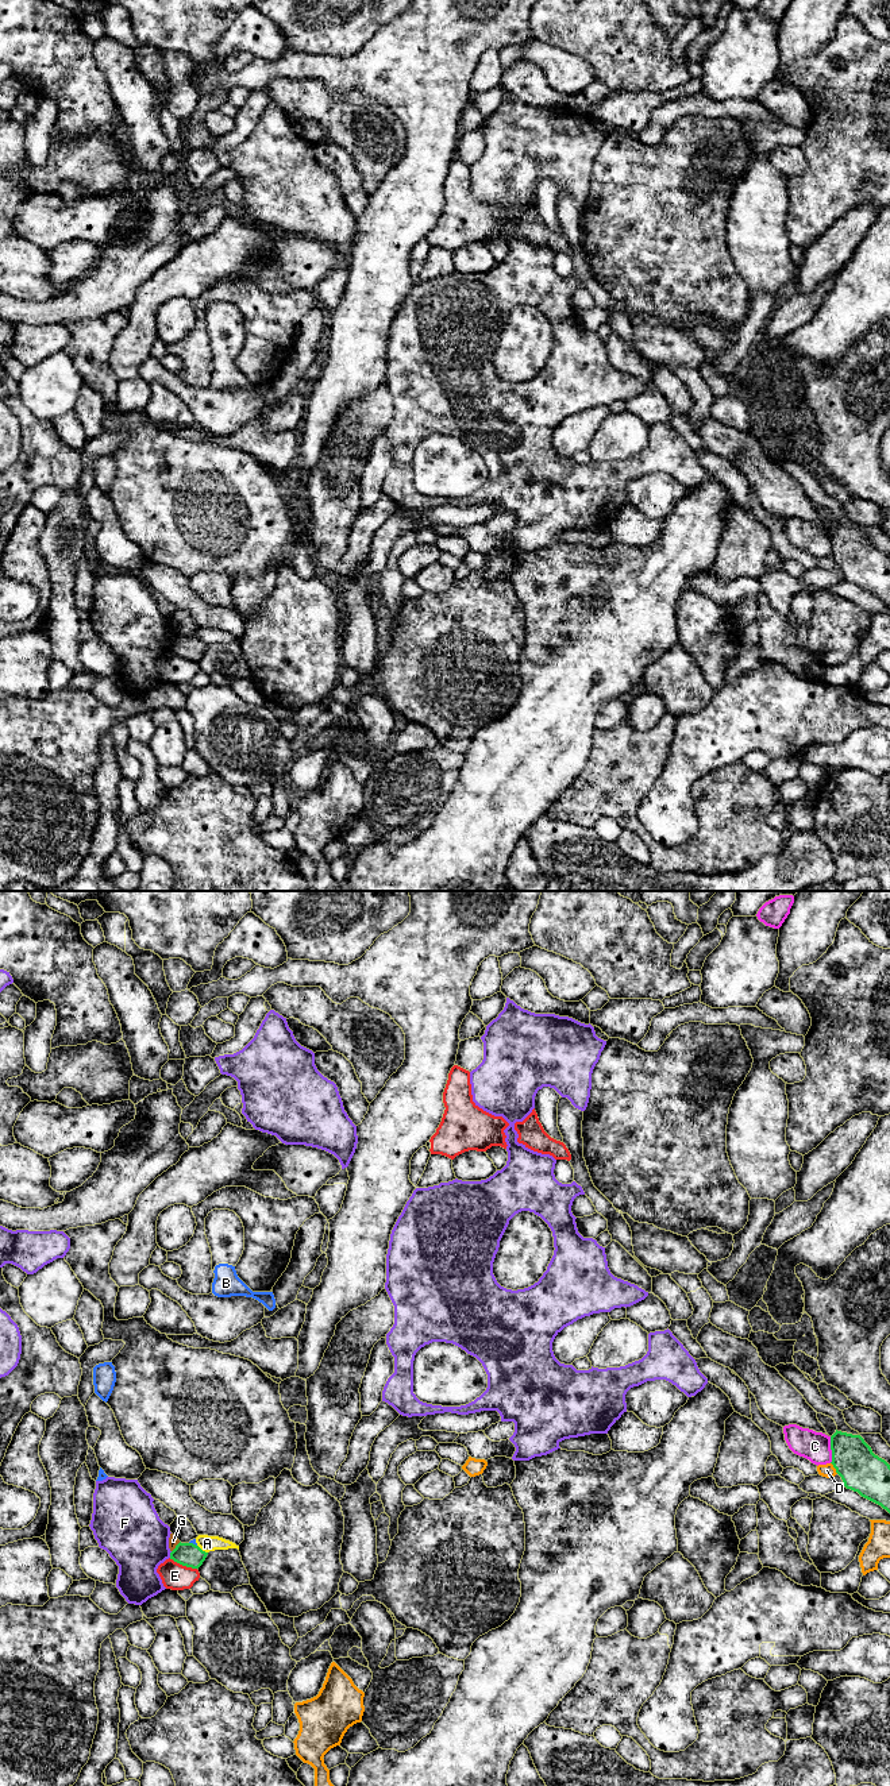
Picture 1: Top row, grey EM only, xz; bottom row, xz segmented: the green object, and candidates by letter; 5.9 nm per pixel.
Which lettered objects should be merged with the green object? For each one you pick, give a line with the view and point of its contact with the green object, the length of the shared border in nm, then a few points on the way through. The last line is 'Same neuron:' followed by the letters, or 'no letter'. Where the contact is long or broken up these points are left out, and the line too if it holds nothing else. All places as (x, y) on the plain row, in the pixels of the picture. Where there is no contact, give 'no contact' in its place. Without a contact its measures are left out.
Same neuron: no letter

